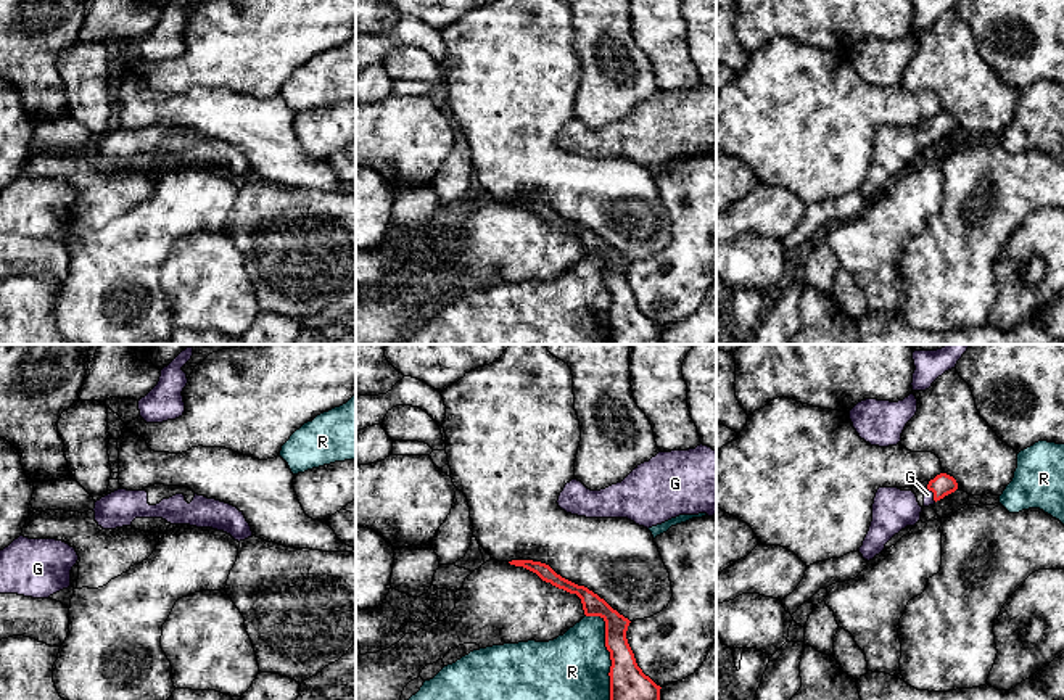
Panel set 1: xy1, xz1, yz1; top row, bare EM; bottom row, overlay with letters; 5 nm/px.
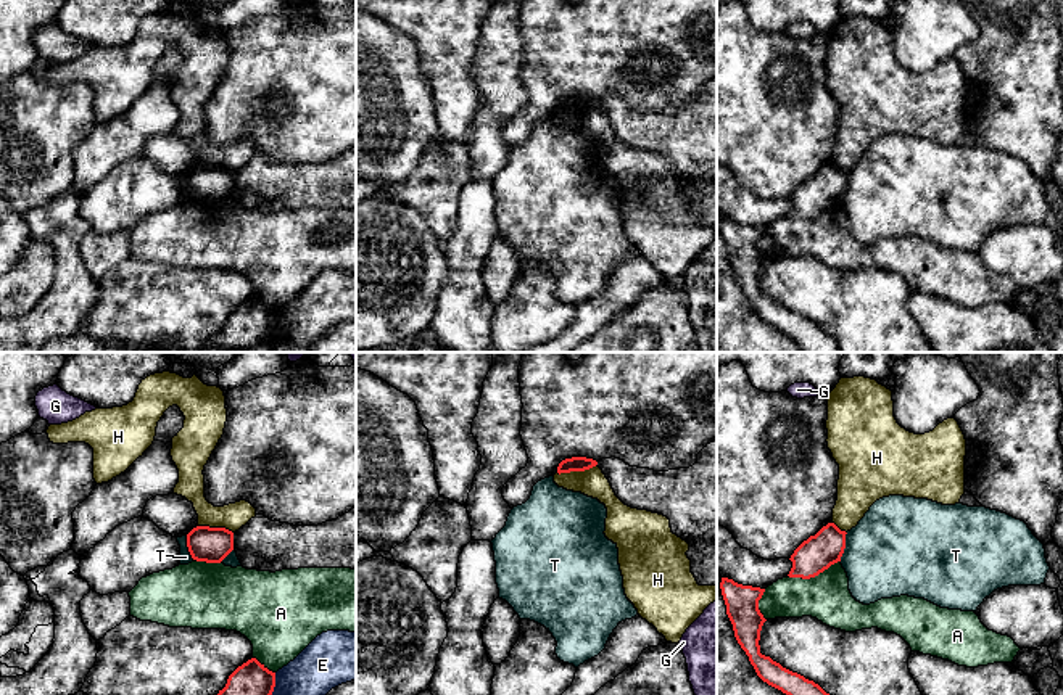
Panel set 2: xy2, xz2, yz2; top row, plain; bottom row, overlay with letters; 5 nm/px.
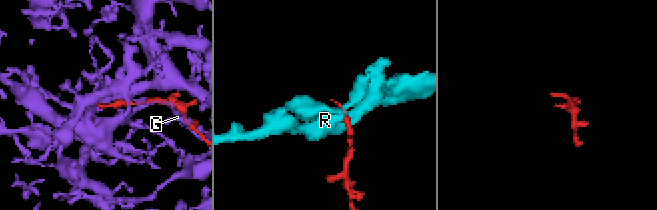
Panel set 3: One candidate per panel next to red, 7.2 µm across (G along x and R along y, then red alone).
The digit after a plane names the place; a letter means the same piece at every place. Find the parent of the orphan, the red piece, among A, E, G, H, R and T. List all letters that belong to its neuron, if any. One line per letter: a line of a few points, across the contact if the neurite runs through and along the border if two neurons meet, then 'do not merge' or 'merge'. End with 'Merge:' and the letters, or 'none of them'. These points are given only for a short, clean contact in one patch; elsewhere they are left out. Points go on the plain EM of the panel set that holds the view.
A: do not merge
E: do not merge
G: yz1 (942, 124), (934, 134), (927, 134) | merge
H: xz2 (596, 103), (583, 110), (558, 113) | do not merge
R: do not merge
T: yz2 (847, 172), (839, 200) | do not merge
Merge: G

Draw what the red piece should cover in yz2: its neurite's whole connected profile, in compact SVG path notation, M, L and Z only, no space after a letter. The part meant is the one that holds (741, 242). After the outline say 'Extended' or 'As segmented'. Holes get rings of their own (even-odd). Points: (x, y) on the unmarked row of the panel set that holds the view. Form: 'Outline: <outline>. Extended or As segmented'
Outline: M722 217L720 228L734 277L749 296L757 315L789 335L800 352L839 352L836 339L818 323L760 293L760 270L767 259L759 249L759 240L765 228L742 225L728 217Z. As segmented

